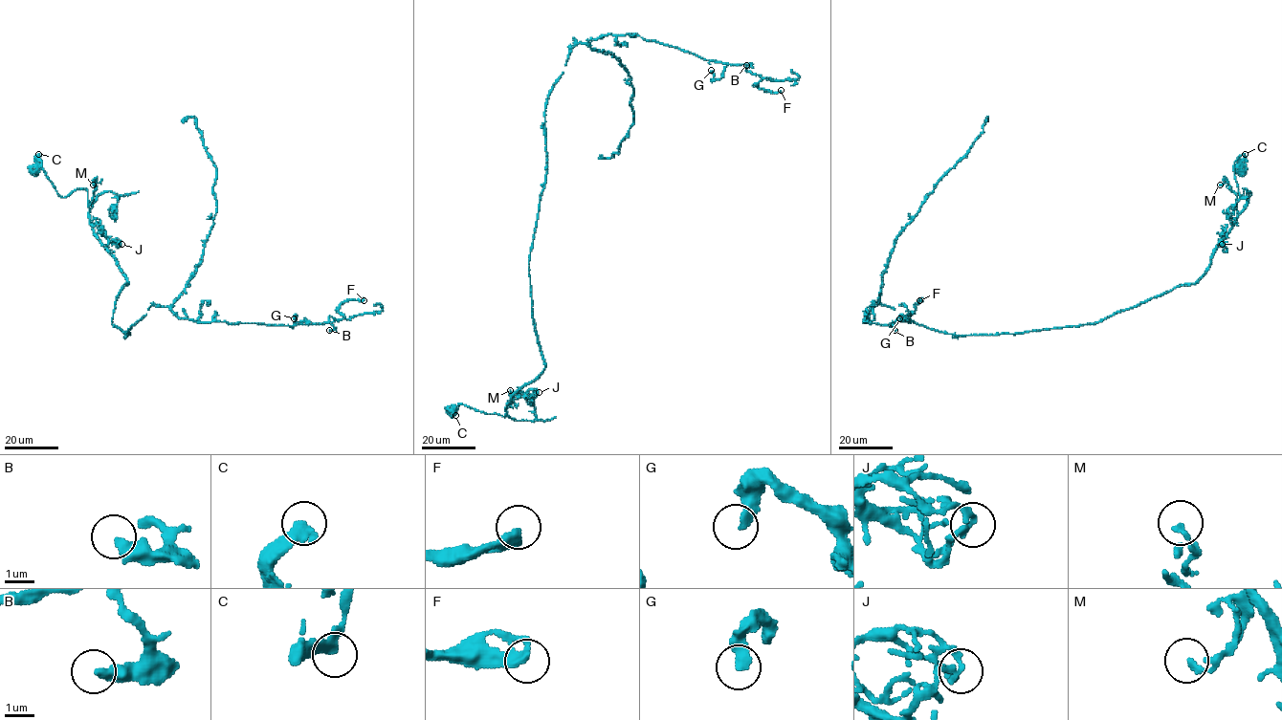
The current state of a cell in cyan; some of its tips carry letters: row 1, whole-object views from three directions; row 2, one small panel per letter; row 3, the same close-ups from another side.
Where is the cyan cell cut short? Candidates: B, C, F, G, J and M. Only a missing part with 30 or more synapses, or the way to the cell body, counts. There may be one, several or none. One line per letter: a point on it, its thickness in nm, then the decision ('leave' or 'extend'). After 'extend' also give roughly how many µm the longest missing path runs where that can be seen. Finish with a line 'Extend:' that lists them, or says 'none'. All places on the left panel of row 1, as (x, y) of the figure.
B: (329, 330) | 420 nm | leave
C: (38, 154) | 280 nm | leave
F: (364, 300) | 280 nm | leave
G: (294, 318) | 380 nm | leave
J: (121, 244) | 190 nm | leave
M: (93, 185) | 180 nm | leave
Extend: none

